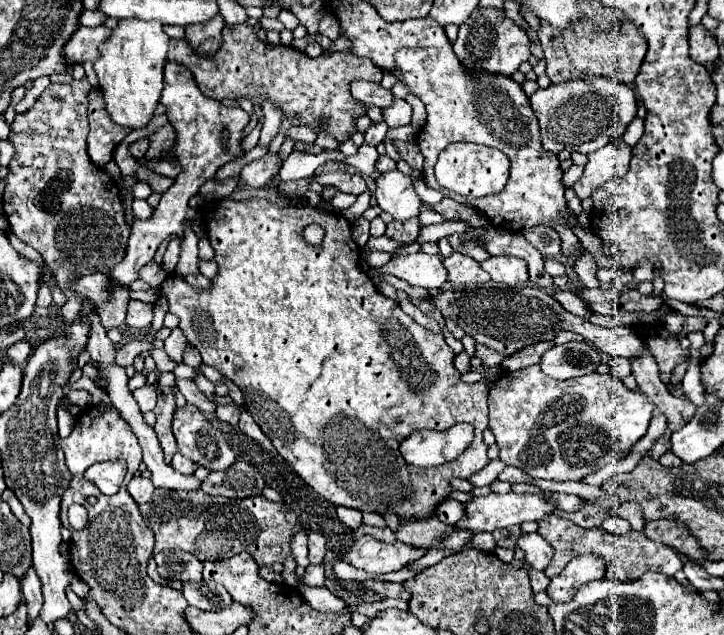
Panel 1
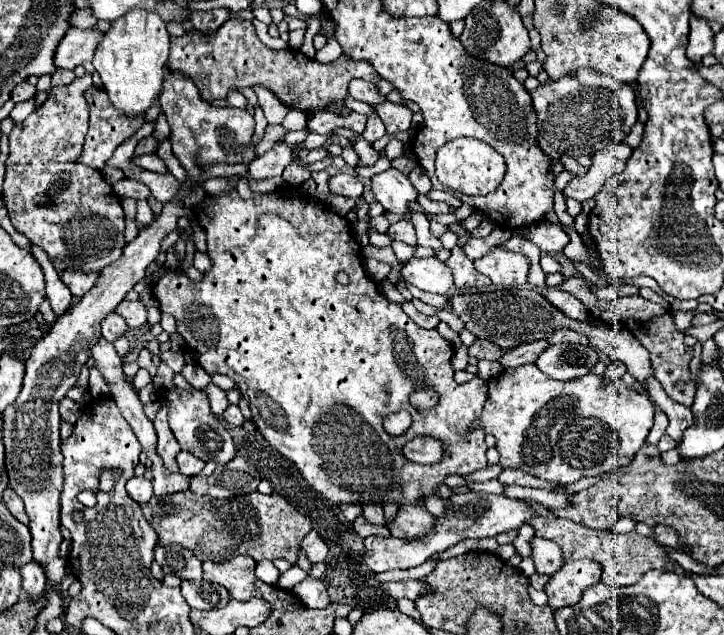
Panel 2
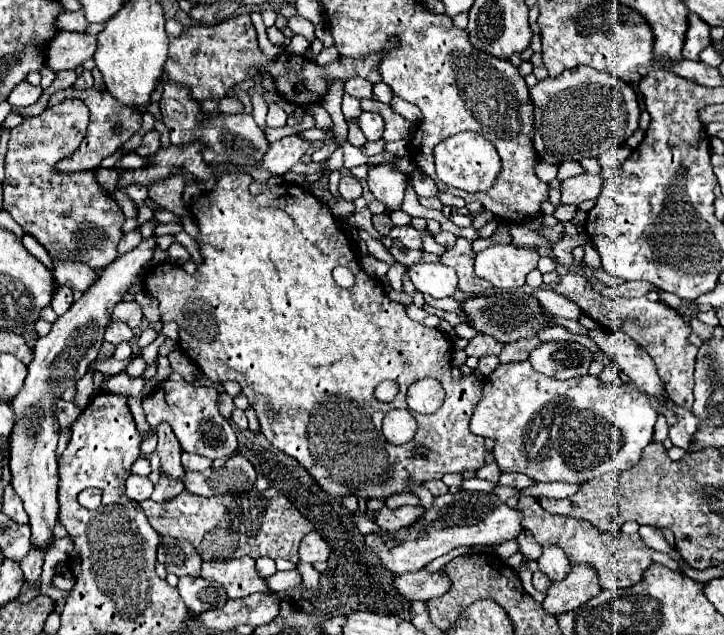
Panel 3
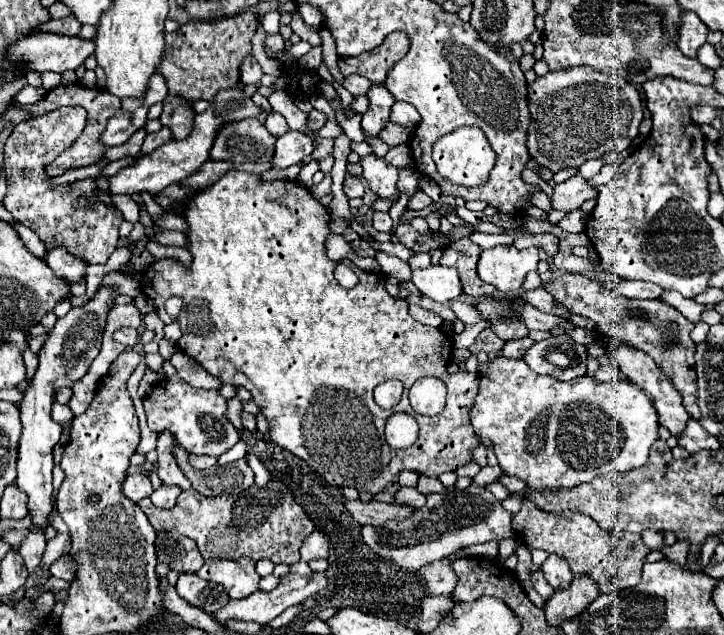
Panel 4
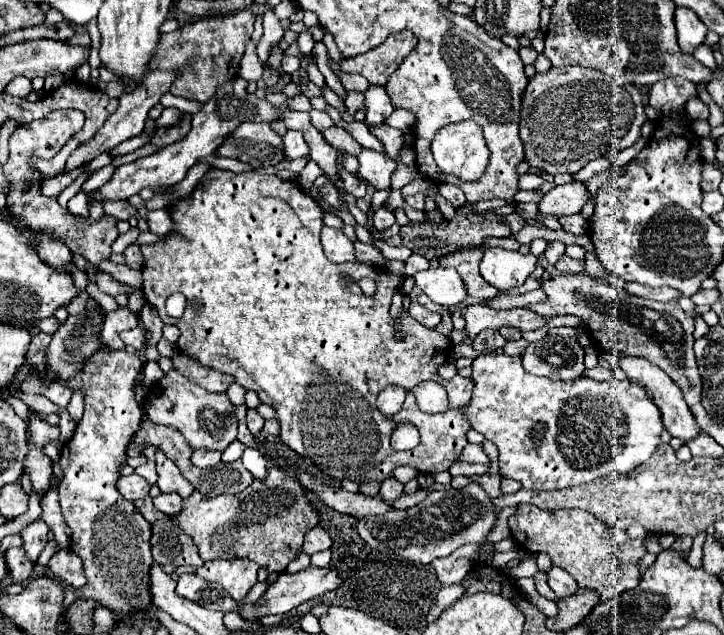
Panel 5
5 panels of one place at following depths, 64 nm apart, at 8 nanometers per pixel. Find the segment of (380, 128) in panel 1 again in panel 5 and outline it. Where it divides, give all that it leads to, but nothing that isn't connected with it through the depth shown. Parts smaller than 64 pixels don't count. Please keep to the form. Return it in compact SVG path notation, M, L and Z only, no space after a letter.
M370 86L368 92L364 92L366 96L366 124L370 128L376 128L380 124L384 124L384 120L392 114L392 102L390 96L386 94L384 86Z

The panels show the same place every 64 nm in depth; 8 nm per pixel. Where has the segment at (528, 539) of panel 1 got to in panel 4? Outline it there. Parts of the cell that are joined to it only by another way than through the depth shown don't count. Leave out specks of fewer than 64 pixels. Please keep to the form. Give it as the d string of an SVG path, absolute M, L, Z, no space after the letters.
M548 554L548 558L540 566L540 570L544 572L544 576L552 588L566 588L574 576L572 570L568 568L566 560L558 554Z

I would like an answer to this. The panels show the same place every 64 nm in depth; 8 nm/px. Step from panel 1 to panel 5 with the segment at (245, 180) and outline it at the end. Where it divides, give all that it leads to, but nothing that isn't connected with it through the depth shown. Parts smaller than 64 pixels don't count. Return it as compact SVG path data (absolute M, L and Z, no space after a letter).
M288 130L284 136L284 156L286 160L294 160L294 158L306 158L310 152L302 132L298 130Z

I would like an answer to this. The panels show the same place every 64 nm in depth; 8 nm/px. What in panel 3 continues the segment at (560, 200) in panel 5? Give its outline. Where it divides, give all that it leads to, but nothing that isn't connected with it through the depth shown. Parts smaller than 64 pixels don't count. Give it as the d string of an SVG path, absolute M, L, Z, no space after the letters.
M602 172L598 174L580 174L562 182L562 204L582 204L586 200L596 200L602 188Z

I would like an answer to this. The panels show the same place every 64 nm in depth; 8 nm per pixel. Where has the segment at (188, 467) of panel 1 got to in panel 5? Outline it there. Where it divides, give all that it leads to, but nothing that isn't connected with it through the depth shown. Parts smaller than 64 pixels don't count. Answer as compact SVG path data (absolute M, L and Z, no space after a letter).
M192 452L192 464L198 468L210 468L220 462L220 452Z

